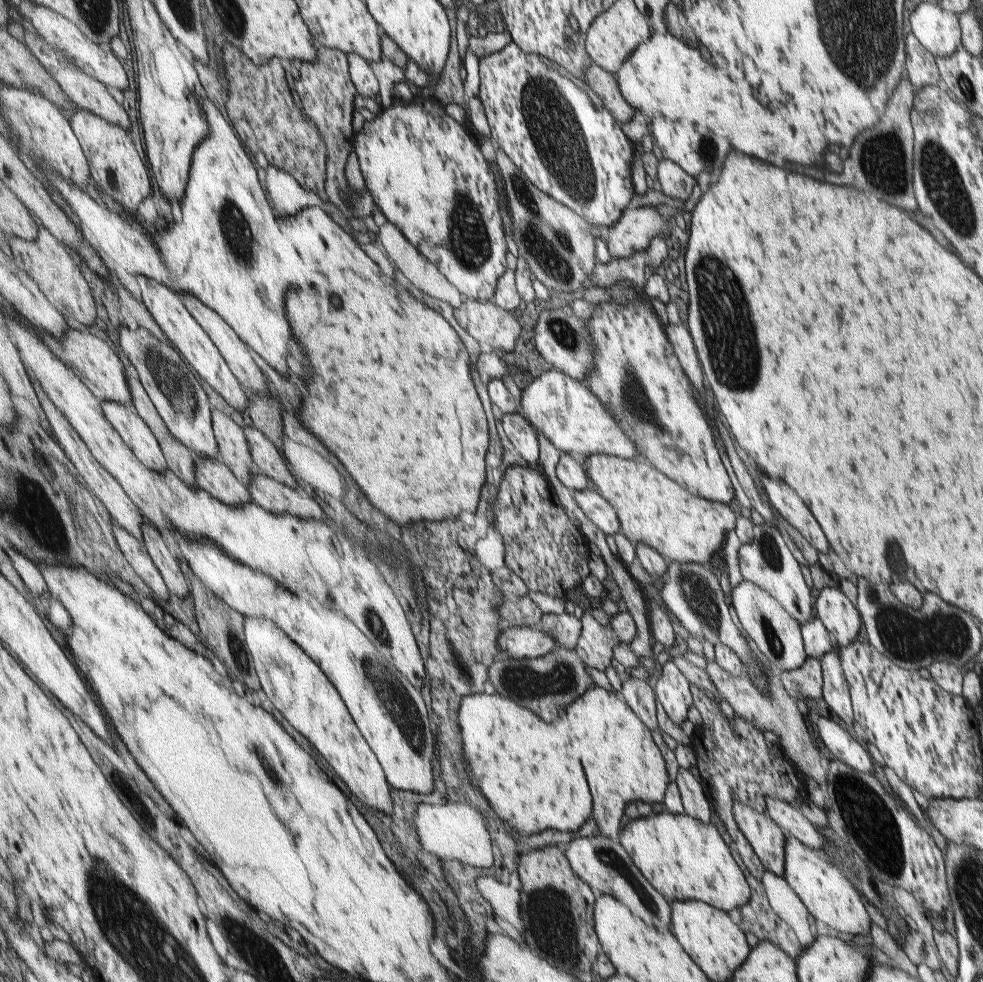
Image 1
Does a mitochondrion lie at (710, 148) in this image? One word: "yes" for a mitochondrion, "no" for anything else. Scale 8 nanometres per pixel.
yes

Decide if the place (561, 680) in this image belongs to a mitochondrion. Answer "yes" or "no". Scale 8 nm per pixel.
yes

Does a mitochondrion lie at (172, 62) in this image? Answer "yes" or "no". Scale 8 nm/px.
no

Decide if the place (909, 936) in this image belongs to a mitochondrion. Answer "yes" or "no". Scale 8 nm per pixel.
no

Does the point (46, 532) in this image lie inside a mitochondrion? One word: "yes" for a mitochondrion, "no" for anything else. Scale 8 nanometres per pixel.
yes

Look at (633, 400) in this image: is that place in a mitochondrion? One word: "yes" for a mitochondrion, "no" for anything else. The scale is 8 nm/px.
yes

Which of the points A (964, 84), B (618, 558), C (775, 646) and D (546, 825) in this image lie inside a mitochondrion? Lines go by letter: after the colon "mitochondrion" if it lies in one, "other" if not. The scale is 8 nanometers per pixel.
A: mitochondrion
B: other
C: mitochondrion
D: other

